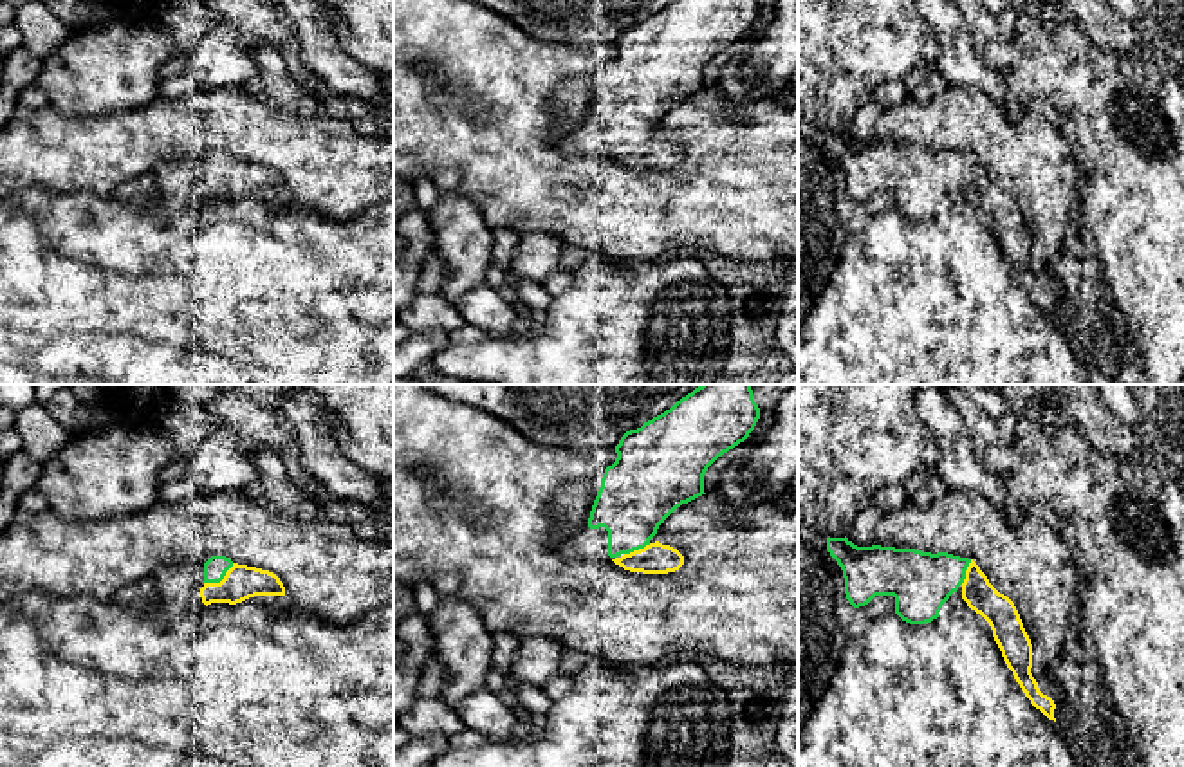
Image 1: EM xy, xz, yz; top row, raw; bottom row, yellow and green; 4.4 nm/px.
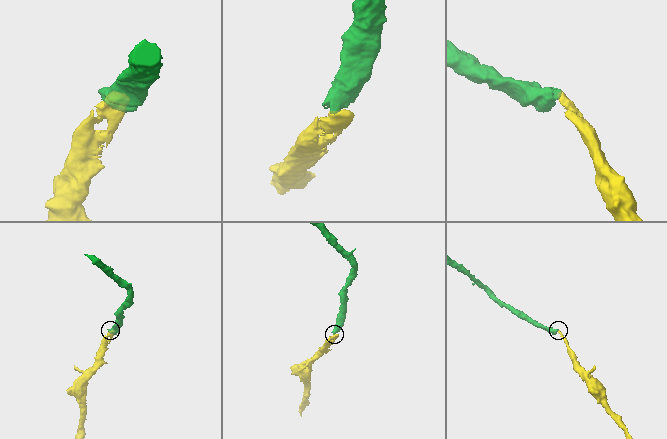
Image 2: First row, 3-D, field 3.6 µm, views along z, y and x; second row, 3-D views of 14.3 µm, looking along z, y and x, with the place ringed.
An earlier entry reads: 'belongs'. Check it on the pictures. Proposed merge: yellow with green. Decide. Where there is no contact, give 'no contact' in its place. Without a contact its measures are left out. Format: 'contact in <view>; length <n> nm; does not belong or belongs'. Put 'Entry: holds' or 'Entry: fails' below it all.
contact in xy; length 160 nm; belongs
Entry: holds

